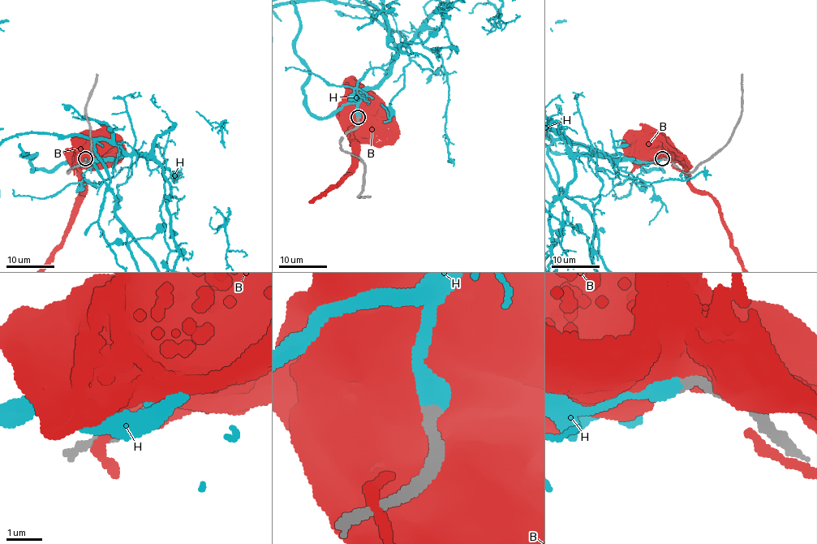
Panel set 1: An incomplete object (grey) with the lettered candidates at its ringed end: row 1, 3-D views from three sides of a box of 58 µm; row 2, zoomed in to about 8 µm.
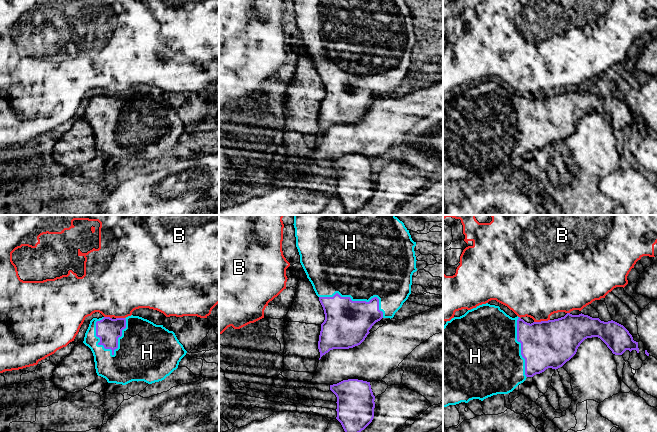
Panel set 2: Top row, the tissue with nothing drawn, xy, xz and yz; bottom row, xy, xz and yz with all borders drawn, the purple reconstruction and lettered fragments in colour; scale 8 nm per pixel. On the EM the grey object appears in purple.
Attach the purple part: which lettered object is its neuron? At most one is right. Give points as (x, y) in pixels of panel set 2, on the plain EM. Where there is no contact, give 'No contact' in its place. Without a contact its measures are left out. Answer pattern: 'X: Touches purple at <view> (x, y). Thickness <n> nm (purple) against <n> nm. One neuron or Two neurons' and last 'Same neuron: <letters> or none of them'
B: Touches purple at yz (541, 97). Thickness 380 nm (purple) against 440 nm. Two neurons
H: Touches purple at xy (119, 112). Thickness 190 nm (purple) against 460 nm. One neuron
Same neuron: H

